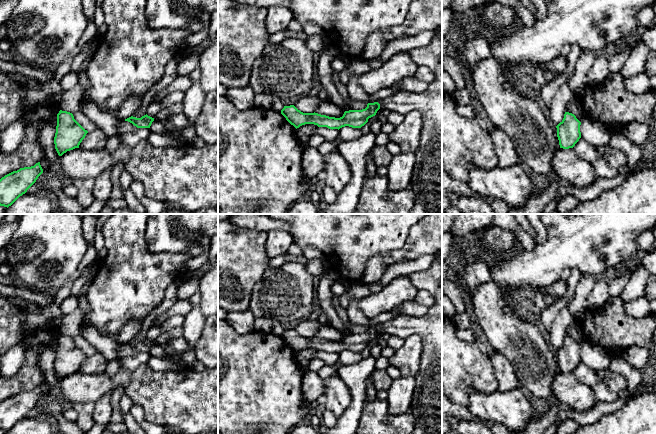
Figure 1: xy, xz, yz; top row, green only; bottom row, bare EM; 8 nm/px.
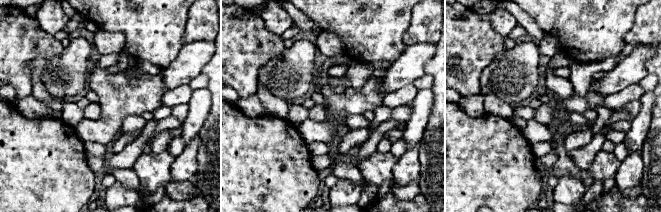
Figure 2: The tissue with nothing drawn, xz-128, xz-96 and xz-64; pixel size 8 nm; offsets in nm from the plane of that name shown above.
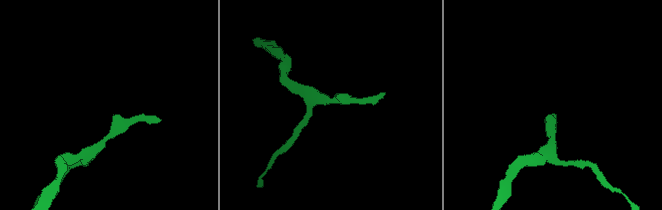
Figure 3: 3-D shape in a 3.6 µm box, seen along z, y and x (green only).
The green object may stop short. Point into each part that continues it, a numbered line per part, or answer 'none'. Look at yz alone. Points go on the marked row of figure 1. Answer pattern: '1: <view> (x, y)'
none

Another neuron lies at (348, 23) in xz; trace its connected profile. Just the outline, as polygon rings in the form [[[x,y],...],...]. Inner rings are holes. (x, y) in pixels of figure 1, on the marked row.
[[[288,0],[301,25],[312,23],[330,36],[330,43],[344,56],[360,58],[368,36],[378,30],[401,26],[414,0]]]

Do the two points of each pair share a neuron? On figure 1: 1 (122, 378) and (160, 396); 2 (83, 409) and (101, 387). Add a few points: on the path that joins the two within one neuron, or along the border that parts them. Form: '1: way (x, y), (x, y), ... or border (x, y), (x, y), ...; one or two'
1: border (133, 371), (130, 382), (125, 388); two
2: border (93, 402), (76, 402), (72, 404); two

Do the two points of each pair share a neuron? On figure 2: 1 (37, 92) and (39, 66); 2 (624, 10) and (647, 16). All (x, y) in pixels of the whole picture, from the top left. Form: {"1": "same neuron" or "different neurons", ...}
{"1": "same neuron", "2": "different neurons"}

